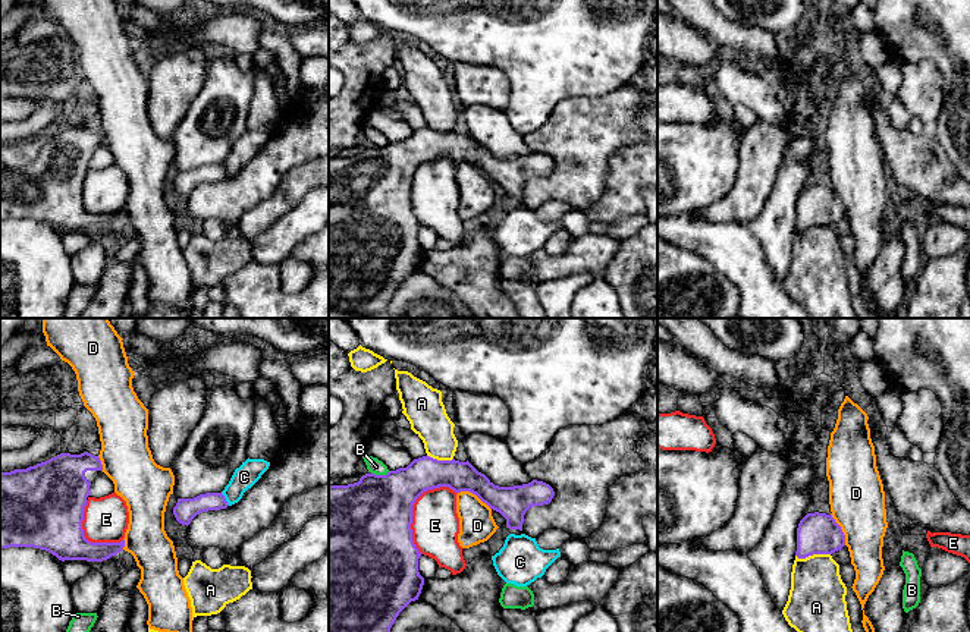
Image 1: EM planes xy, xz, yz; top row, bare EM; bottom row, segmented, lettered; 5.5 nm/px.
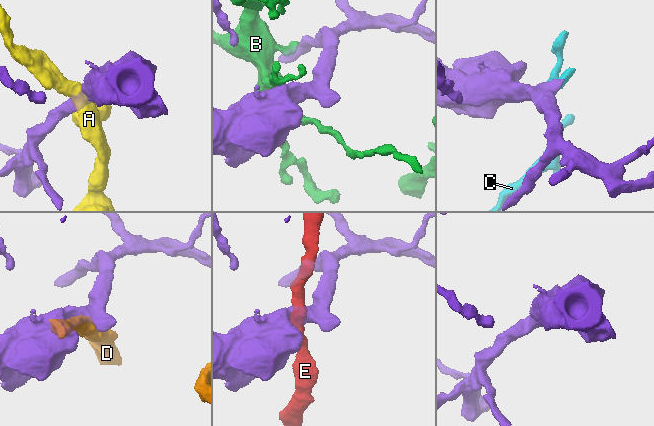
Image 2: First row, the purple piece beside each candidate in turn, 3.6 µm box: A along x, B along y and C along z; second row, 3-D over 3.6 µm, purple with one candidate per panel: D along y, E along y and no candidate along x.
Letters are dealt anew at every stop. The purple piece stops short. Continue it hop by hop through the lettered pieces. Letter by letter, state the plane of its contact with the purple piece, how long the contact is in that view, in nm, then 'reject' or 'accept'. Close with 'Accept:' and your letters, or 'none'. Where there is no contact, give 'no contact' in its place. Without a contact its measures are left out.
A: yz | 190 nm | reject
B: xz | 110 nm | reject
C: xy | 90 nm | reject
D: xz | 220 nm | accept
E: xz | 400 nm | reject
Accept: D

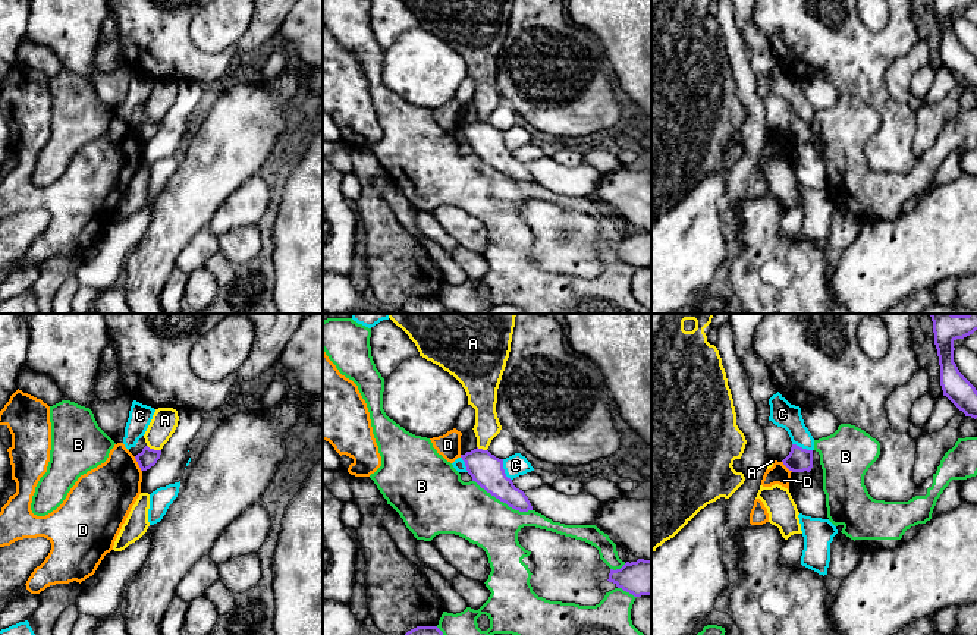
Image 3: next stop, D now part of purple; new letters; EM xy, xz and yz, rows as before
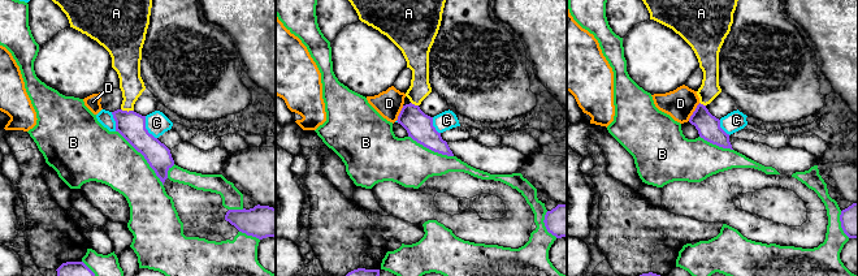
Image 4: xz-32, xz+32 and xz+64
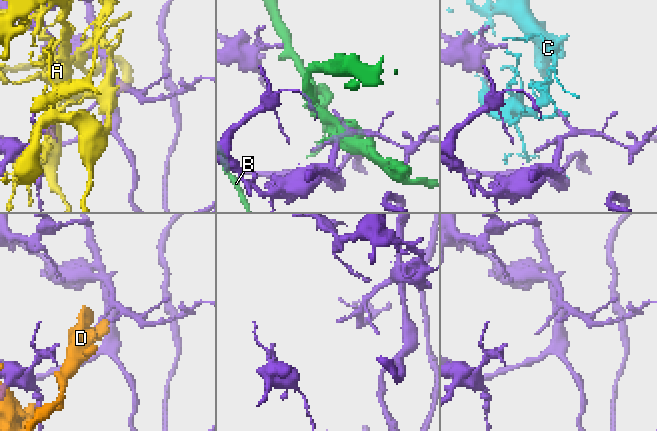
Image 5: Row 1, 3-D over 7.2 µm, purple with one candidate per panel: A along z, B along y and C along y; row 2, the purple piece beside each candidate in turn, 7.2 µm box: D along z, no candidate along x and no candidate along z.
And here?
A: xy | 90 nm | reject
B: xz | 360 nm | reject
C: xz | 130 nm | reject
D: xy | 100 nm | reject
Accept: none

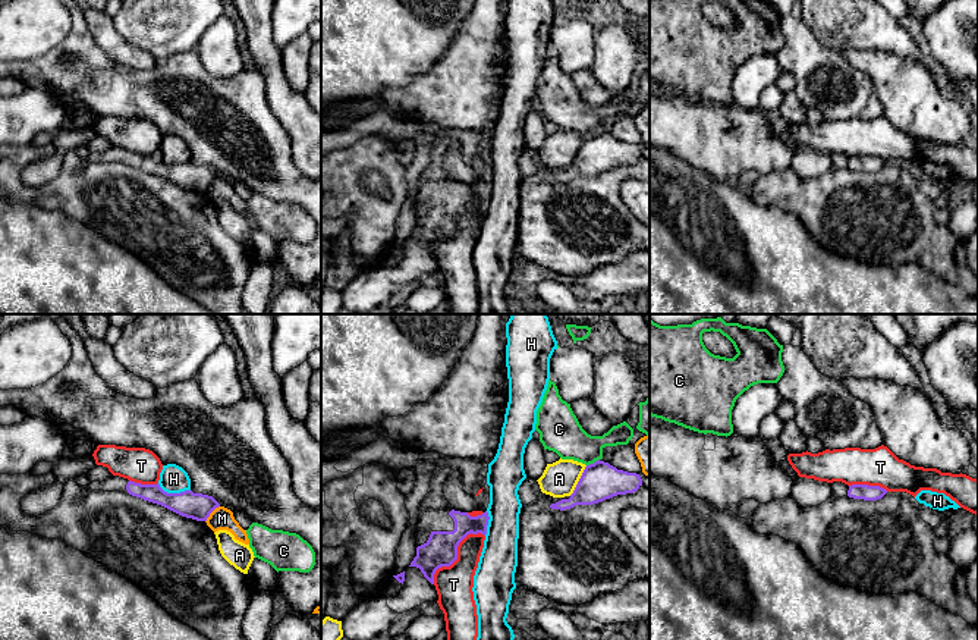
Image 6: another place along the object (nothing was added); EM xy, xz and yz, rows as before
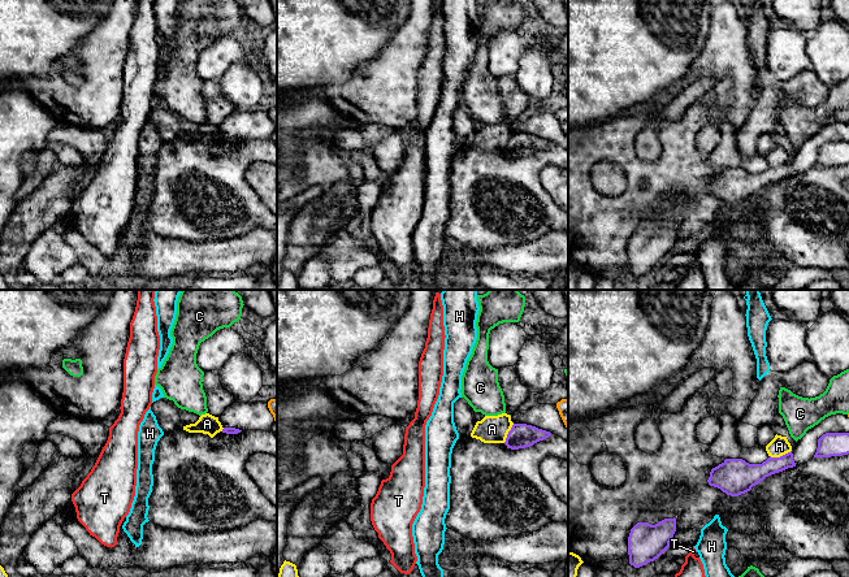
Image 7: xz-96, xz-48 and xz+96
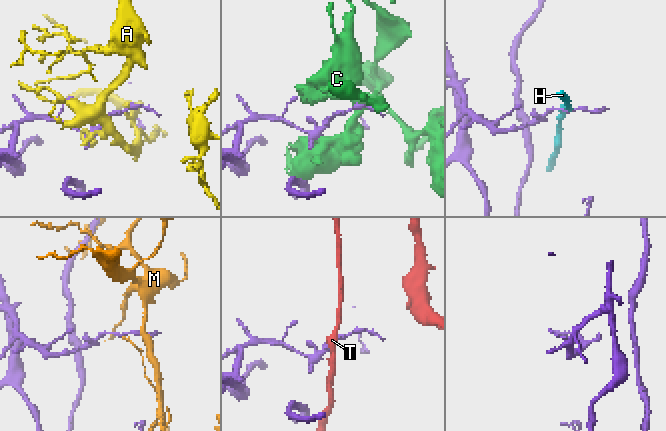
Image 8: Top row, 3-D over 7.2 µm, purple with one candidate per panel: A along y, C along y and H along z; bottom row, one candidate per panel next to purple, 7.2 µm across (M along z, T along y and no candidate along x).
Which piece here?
A: xz | 190 nm | reject
C: xz | 80 nm | reject
H: xy | 190 nm | reject
M: xy | 120 nm | reject
T: xz | 400 nm | reject
Accept: none

